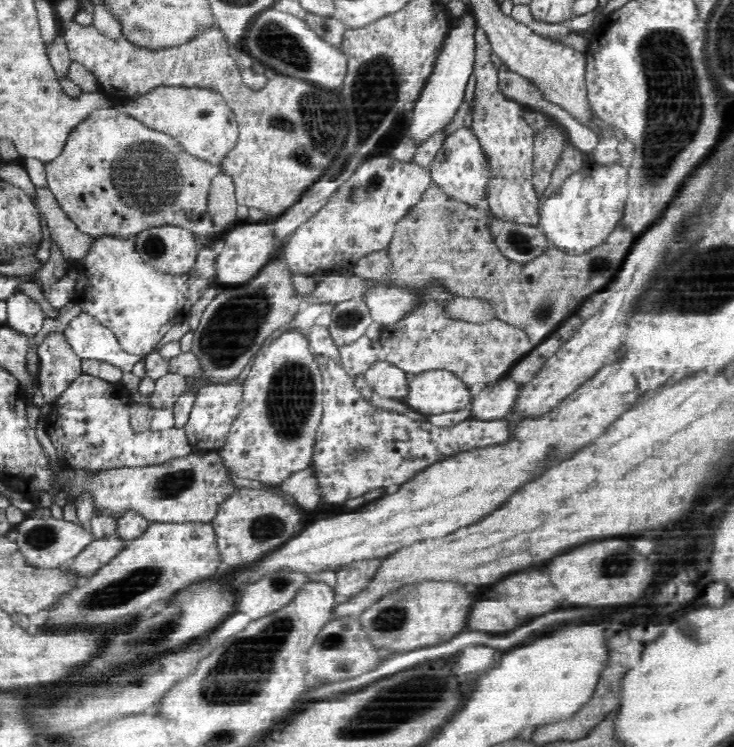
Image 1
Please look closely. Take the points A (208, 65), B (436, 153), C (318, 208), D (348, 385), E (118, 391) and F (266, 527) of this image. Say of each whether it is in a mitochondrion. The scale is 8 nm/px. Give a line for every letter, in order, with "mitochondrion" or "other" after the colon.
A: other
B: other
C: other
D: other
E: other
F: mitochondrion

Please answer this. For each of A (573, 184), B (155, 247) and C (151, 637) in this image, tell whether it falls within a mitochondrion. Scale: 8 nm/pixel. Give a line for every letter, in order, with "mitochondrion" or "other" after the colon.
A: other
B: mitochondrion
C: mitochondrion

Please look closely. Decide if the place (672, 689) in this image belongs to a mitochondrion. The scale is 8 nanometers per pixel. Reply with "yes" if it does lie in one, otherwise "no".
no

